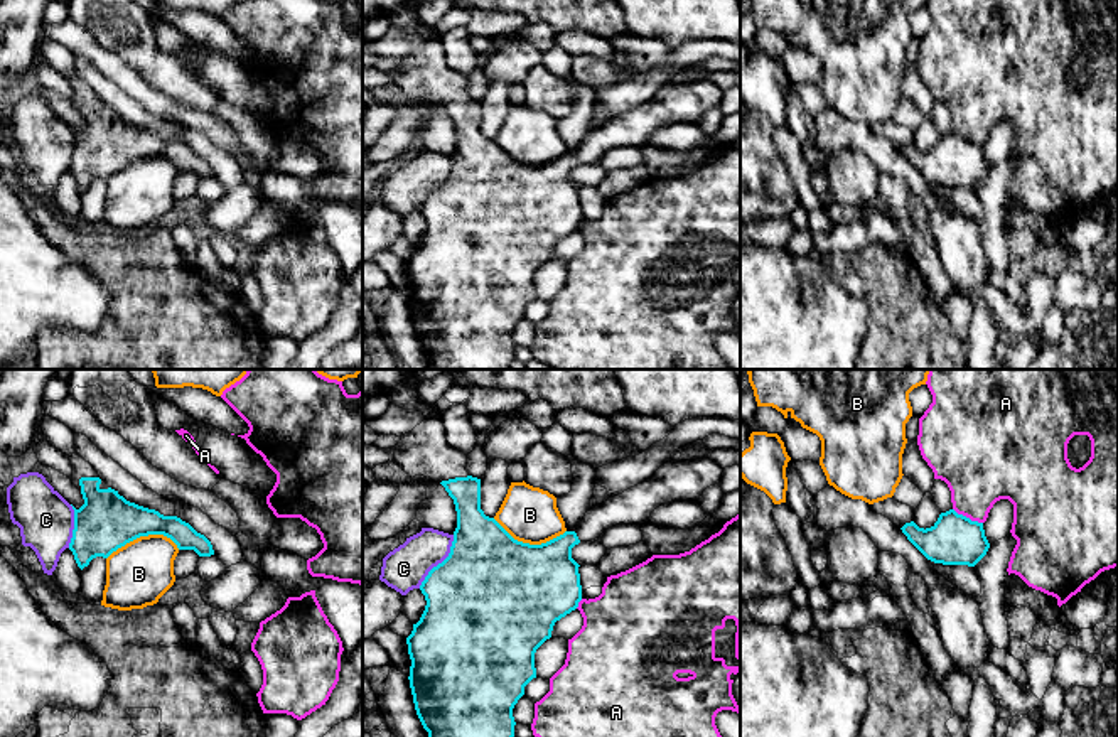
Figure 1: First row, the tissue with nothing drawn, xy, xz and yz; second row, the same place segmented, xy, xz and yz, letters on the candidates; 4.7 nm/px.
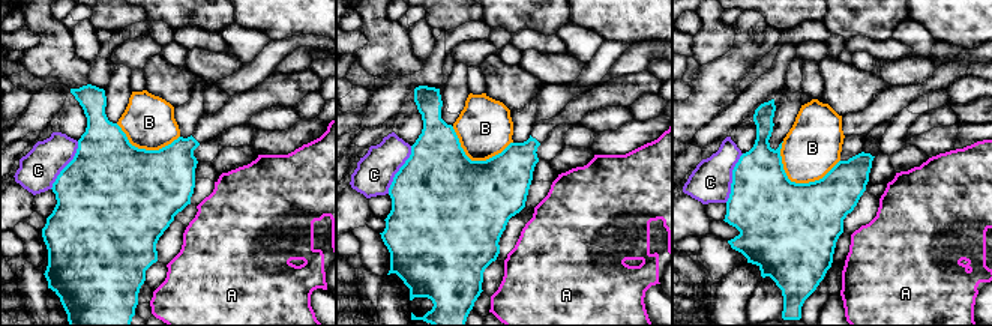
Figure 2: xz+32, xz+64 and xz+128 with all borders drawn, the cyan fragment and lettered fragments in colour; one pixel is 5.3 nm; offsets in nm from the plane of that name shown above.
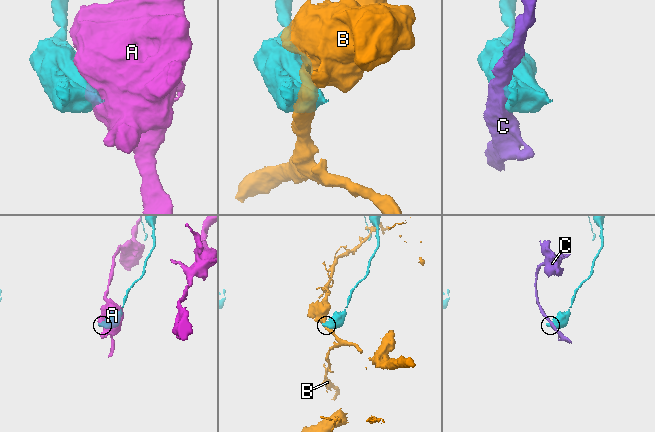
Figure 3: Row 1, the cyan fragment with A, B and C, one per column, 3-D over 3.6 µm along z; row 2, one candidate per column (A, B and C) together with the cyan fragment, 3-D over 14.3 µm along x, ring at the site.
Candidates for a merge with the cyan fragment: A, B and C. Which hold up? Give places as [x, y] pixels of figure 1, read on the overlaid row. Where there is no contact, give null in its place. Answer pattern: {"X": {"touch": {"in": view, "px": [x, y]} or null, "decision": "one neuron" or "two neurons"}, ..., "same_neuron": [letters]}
{"A": {"touch": {"in": "yz", "px": [968, 518]}, "decision": "two neurons"}, "B": {"touch": {"in": "xy", "px": [142, 535]}, "decision": "two neurons"}, "C": {"touch": {"in": "xz", "px": [442, 562]}, "decision": "two neurons"}, "same_neuron": []}

